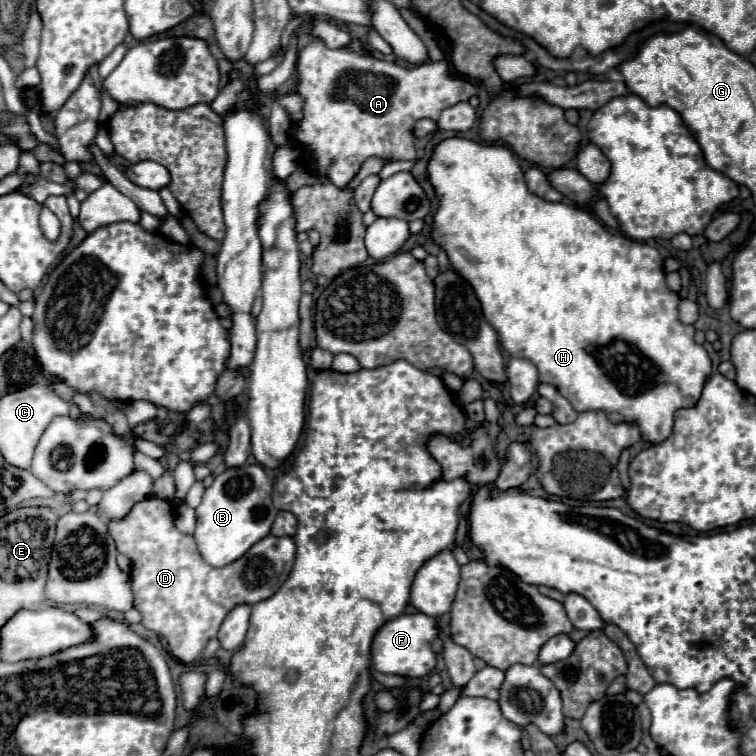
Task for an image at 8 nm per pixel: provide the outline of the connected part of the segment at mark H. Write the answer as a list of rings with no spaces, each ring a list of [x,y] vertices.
[[[446,138],[436,148],[432,158],[428,160],[428,178],[434,186],[436,198],[438,198],[438,210],[432,220],[432,240],[448,254],[450,266],[456,274],[460,274],[476,292],[476,298],[482,304],[484,318],[494,326],[498,332],[500,346],[516,358],[526,358],[536,364],[540,382],[548,382],[558,388],[558,392],[572,404],[576,412],[582,410],[604,410],[610,420],[622,422],[622,420],[634,420],[642,436],[654,444],[662,442],[672,432],[674,424],[674,412],[678,408],[694,406],[706,376],[712,370],[712,362],[704,350],[704,346],[694,342],[694,328],[686,326],[678,320],[678,304],[680,296],[672,292],[664,282],[664,270],[662,270],[662,258],[654,246],[648,246],[644,242],[636,242],[630,238],[624,238],[620,234],[612,234],[604,224],[600,224],[590,212],[584,212],[572,204],[564,202],[548,202],[534,192],[528,190],[524,182],[524,172],[520,170],[514,154],[506,146],[498,144],[478,144],[466,138]]]

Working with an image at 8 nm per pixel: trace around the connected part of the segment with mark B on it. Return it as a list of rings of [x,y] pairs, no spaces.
[[[258,464],[228,468],[214,478],[214,484],[206,488],[202,502],[196,508],[198,524],[194,532],[198,550],[210,566],[222,568],[238,560],[252,544],[270,534],[272,522],[278,514],[278,510],[272,504],[270,492],[272,482],[266,476],[264,468]]]

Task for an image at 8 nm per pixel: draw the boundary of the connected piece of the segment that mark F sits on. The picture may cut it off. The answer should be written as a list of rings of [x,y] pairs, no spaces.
[[[422,612],[400,614],[398,618],[386,622],[372,642],[372,666],[382,674],[398,674],[410,678],[424,678],[436,666],[436,654],[432,642],[438,638],[438,622]]]

